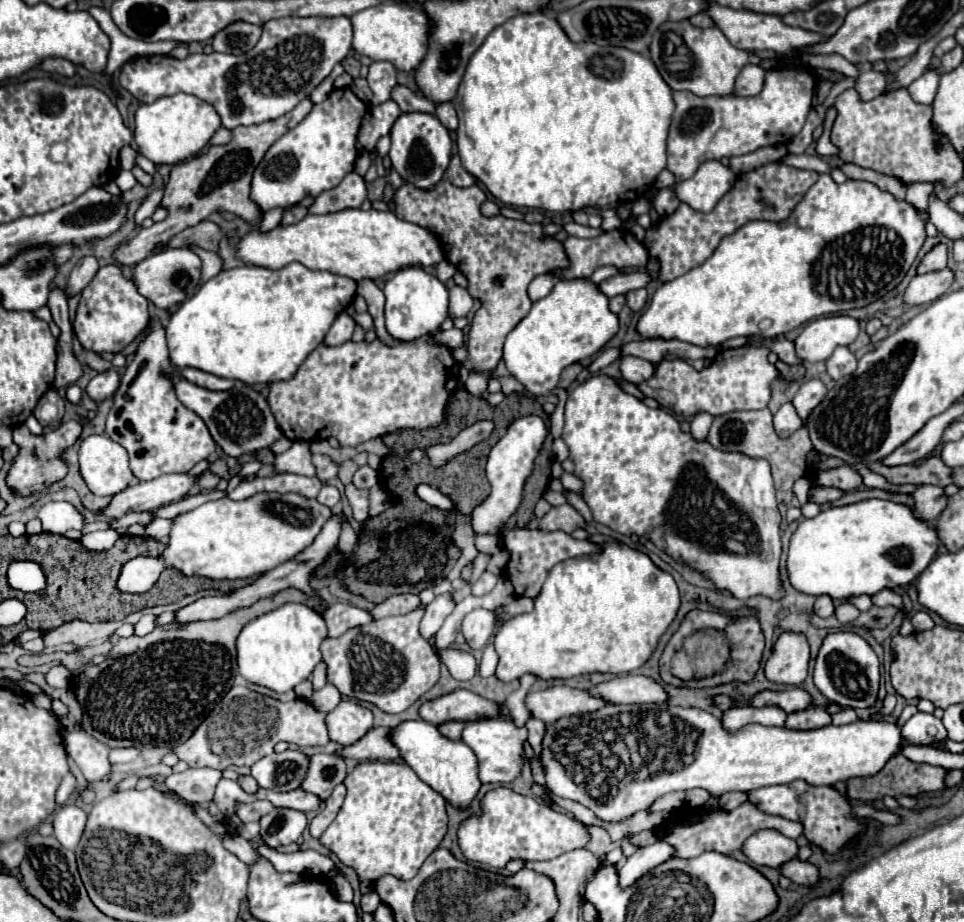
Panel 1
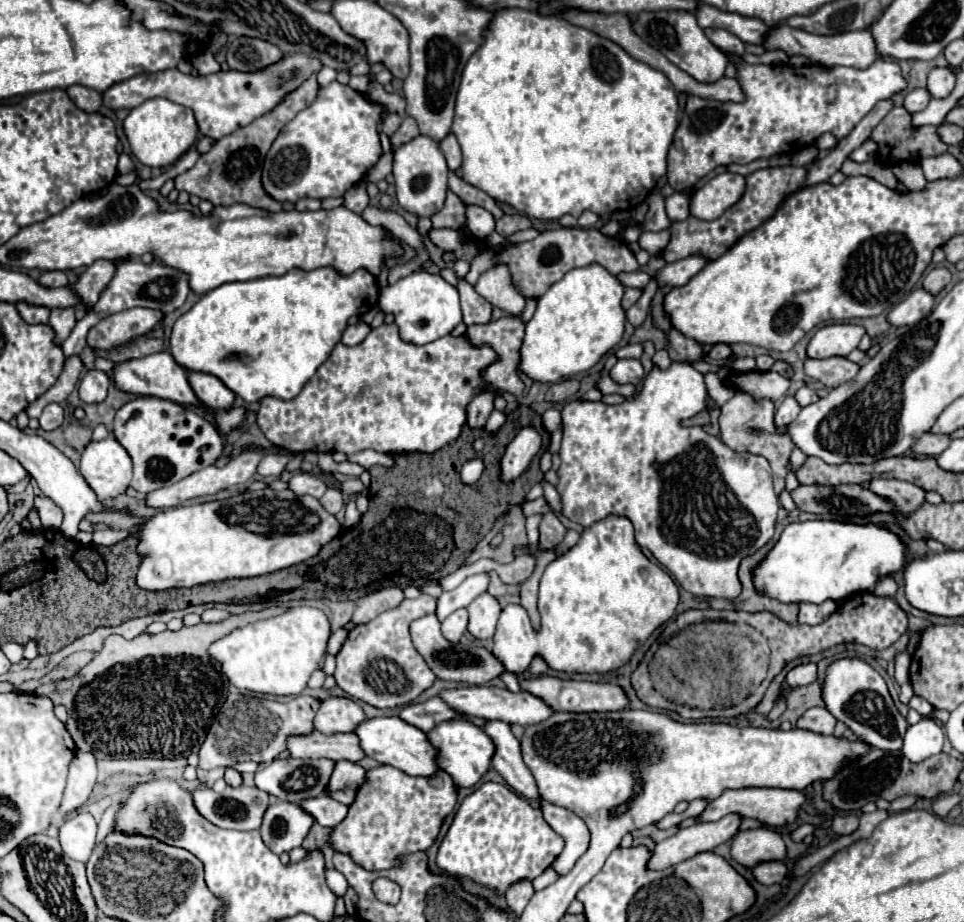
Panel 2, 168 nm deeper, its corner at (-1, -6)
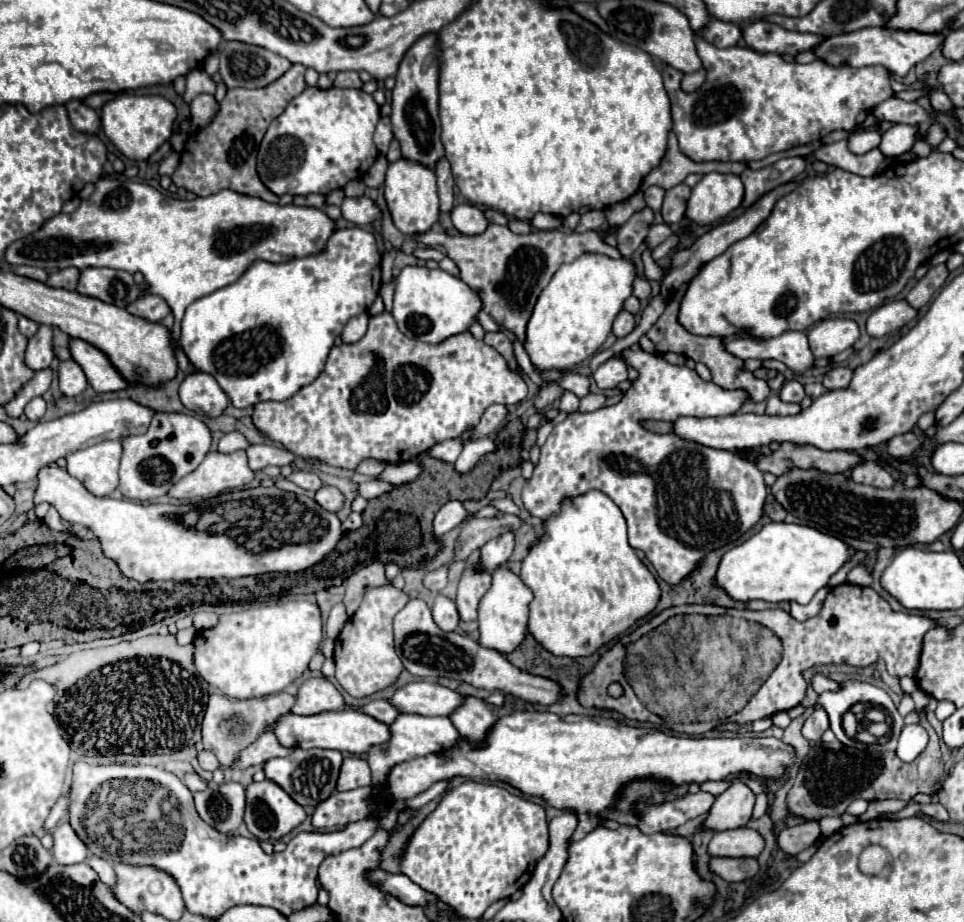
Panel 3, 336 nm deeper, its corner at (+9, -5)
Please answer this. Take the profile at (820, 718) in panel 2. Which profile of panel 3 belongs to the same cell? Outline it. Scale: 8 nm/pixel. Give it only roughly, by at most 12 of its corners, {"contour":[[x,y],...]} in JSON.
{"contour":[[815,706],[801,732],[809,742],[821,740],[829,728],[825,710]]}

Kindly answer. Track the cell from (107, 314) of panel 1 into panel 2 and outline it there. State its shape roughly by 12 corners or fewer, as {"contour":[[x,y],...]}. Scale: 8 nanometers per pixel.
{"contour":[[127,309],[103,317],[87,335],[93,349],[109,349],[145,335],[159,309]]}

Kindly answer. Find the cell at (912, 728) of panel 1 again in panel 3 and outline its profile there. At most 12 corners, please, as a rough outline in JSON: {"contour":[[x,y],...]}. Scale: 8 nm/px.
{"contour":[[921,724],[903,726],[897,756],[913,762],[927,746]]}

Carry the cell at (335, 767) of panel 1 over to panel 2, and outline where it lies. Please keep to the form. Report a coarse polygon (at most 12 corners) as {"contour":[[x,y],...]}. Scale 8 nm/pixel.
{"contour":[[337,761],[329,791],[359,789],[365,769],[353,761]]}

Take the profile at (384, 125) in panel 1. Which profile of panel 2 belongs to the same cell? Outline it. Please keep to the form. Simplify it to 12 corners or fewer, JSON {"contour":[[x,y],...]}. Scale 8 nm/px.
{"contour":[[389,113],[381,125],[381,131],[391,137],[399,125],[401,117]]}

